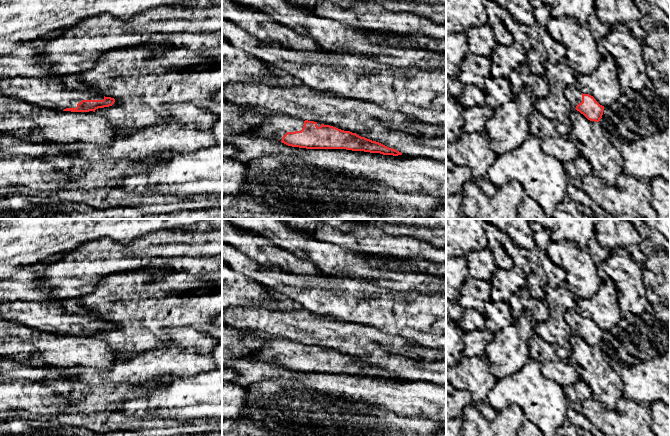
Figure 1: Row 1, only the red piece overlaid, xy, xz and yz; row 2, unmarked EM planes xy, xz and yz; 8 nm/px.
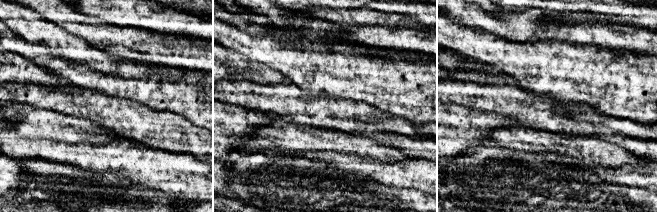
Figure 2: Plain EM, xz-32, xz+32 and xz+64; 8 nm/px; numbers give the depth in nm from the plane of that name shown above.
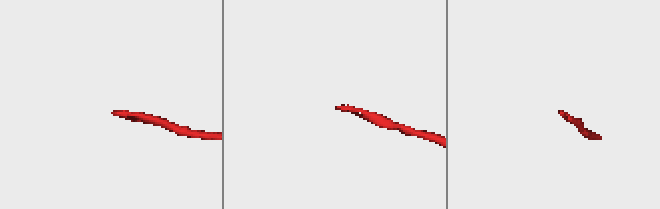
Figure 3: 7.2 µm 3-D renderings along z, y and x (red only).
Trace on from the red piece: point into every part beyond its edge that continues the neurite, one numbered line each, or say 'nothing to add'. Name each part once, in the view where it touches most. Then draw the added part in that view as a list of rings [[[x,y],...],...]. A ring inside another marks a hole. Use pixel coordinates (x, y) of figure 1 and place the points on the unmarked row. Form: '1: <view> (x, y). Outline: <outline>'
1: xy (49, 317). Outline: [[[55,302],[1,303],[0,319],[58,335],[76,332],[82,324],[104,323],[104,320],[91,315],[70,314]]]

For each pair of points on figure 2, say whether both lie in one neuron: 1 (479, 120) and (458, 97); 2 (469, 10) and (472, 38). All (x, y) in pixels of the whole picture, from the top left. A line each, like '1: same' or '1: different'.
1: different
2: different

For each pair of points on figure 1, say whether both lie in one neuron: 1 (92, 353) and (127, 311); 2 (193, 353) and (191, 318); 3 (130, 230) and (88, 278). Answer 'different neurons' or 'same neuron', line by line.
1: different neurons
2: different neurons
3: different neurons

